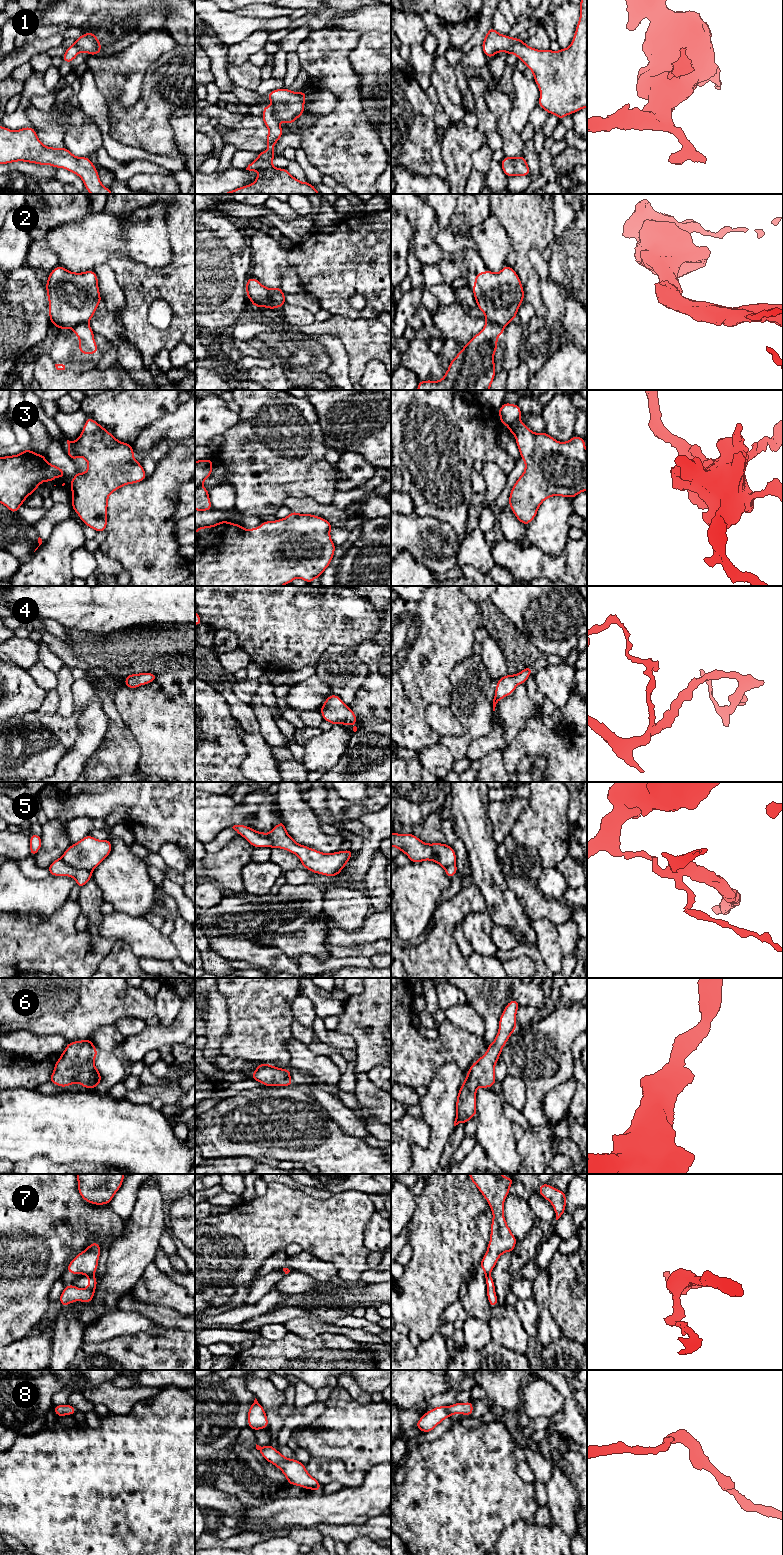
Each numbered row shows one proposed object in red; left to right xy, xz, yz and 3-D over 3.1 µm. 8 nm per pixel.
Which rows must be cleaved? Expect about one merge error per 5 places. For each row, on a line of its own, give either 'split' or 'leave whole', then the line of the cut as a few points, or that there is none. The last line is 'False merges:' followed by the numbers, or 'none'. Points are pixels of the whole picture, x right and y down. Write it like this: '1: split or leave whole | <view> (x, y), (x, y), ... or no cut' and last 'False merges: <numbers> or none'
1: split | yz (520, 39), (506, 53)
2: split | xz (267, 288), (270, 299), (277, 306)
3: leave whole | no cut
4: leave whole | no cut
5: split | xy (60, 858), (77, 868), (86, 869), (91, 872)
6: leave whole | no cut
7: split | xy (93, 1274), (88, 1276)
8: leave whole | no cut
False merges: 1, 2, 5, 7

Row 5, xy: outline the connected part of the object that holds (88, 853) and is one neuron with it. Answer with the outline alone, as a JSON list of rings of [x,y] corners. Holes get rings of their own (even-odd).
[[[89,834],[72,844],[61,856],[61,860],[77,869],[92,872],[110,854],[112,844],[109,839],[97,840]]]

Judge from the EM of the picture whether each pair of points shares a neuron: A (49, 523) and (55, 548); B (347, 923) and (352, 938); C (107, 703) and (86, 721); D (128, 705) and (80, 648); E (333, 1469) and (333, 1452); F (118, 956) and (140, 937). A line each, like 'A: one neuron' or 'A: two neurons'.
A: two neurons
B: two neurons
C: two neurons
D: two neurons
E: two neurons
F: two neurons

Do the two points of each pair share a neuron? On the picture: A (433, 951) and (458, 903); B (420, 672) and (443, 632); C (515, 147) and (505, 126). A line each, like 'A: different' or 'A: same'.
A: same
B: same
C: same

